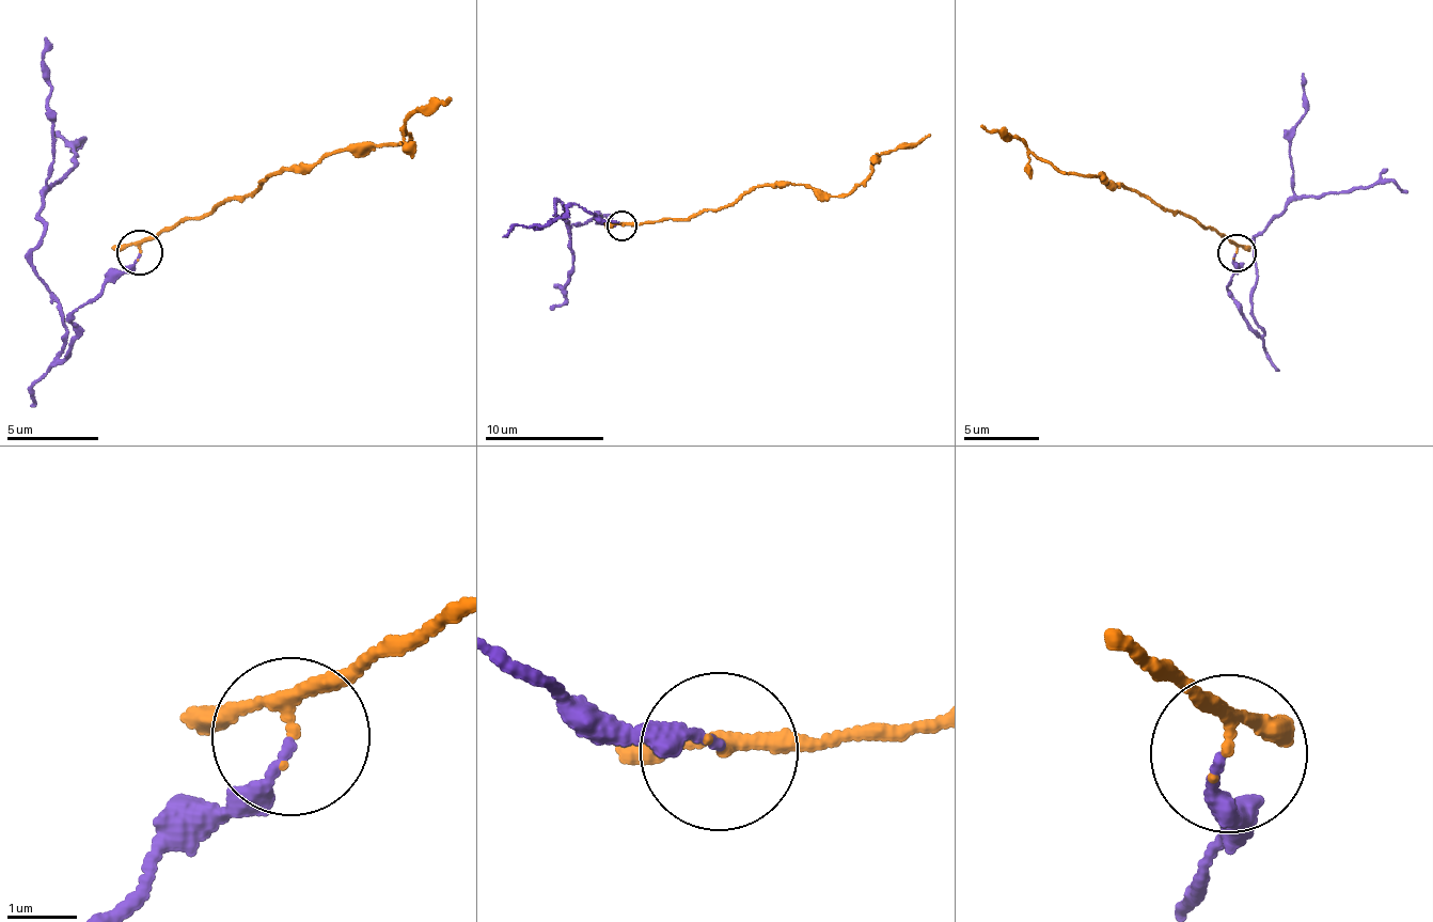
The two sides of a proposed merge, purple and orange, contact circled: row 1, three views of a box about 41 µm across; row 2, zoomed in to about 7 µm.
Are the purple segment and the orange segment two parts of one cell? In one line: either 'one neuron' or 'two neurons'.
one neuron

